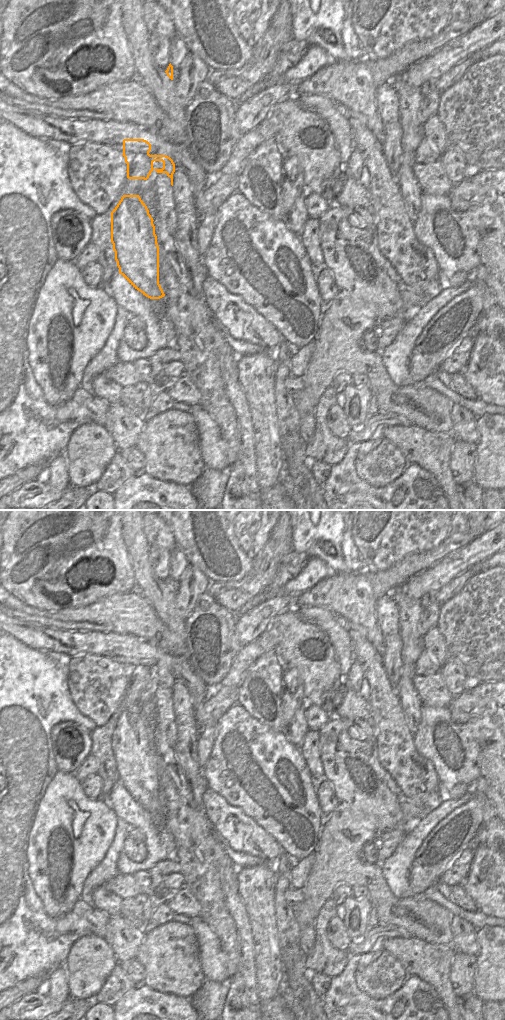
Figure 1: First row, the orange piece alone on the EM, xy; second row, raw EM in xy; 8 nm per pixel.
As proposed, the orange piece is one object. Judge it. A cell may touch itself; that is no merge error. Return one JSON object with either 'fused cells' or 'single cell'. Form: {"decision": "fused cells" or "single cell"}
{"decision": "single cell"}

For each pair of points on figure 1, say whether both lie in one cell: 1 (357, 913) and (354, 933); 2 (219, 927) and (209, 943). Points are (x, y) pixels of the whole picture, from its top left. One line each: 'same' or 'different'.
1: same
2: different

